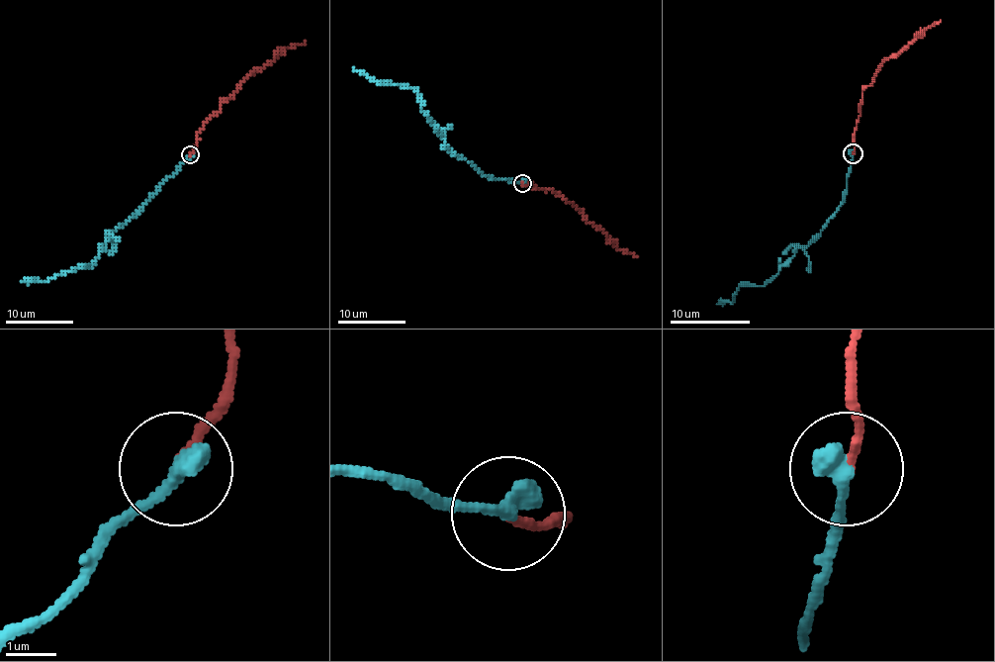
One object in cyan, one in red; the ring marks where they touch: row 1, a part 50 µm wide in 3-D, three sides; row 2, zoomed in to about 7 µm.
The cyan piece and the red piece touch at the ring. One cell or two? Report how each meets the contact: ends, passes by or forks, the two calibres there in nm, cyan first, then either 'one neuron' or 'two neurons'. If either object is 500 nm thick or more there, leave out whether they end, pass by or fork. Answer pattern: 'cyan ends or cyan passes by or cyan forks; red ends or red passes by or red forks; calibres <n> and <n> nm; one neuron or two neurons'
cyan ends; red ends; calibres 420 and 140 nm; one neuron

